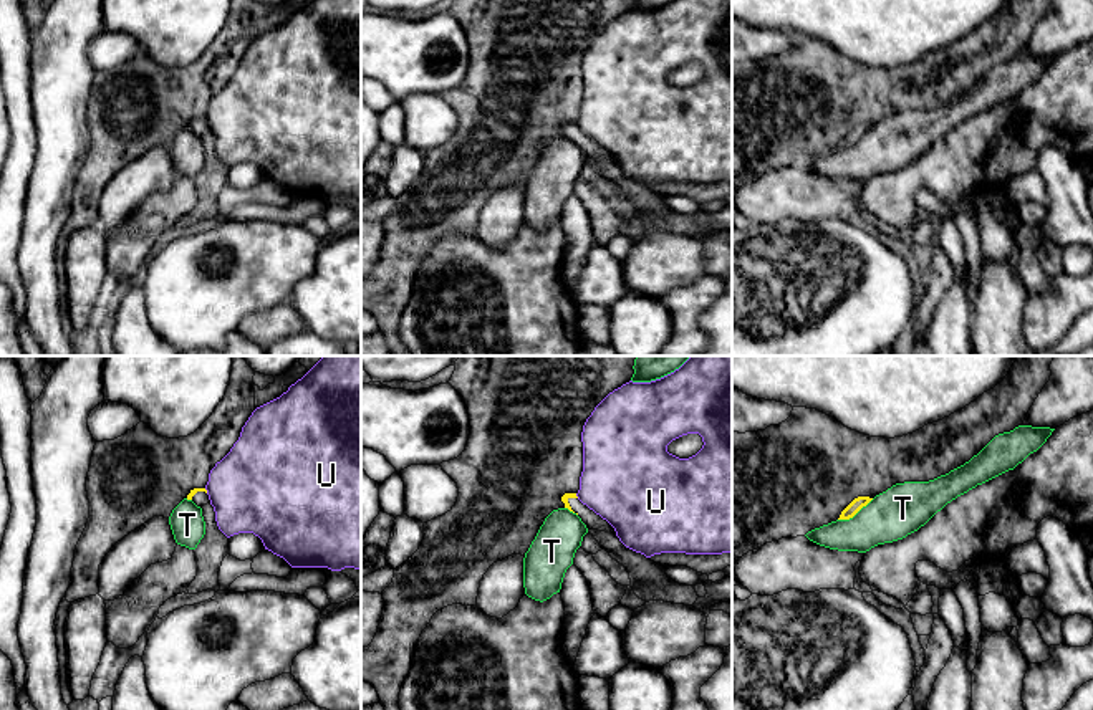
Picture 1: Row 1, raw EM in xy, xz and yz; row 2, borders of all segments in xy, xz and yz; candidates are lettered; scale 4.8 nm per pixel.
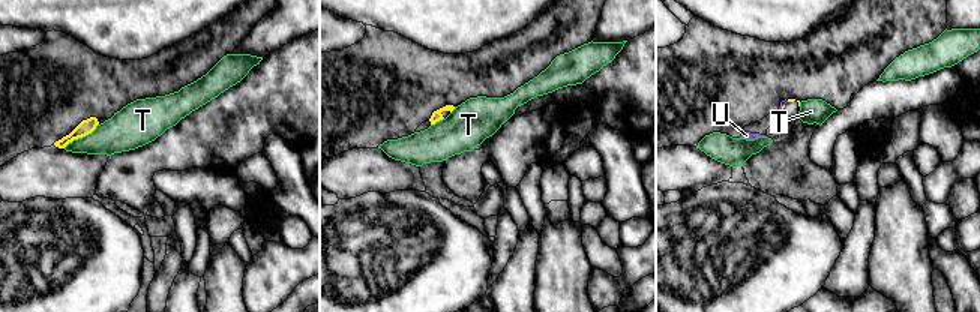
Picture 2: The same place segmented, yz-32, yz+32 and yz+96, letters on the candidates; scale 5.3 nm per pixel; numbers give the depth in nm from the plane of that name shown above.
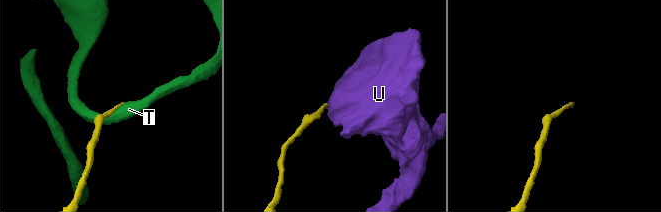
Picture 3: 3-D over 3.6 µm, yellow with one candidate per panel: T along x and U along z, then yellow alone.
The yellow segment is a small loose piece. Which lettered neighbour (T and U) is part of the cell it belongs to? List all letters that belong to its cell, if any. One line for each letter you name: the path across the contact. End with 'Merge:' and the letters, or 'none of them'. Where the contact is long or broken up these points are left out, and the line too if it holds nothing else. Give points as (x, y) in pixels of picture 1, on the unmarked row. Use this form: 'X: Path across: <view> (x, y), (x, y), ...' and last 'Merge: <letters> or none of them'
Merge: none of them

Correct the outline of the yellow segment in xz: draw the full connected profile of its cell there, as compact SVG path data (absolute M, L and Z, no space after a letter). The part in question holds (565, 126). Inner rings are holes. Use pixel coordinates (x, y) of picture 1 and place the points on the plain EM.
M565 122L561 126L561 131L565 132L565 137L575 141L581 147L588 159L598 159L616 164L614 157L593 139L590 139L586 134L583 134L578 129L576 122Z

